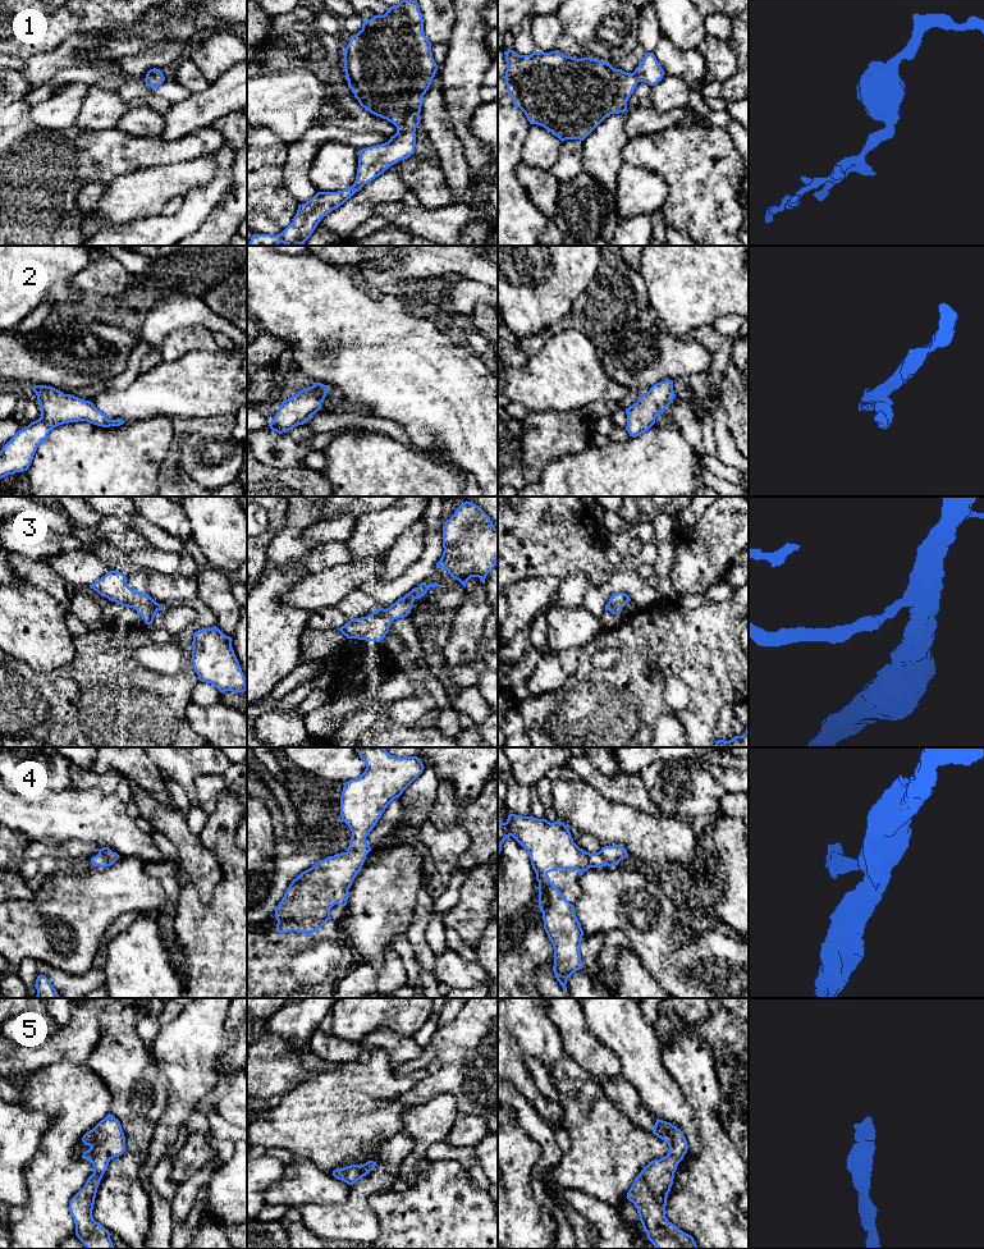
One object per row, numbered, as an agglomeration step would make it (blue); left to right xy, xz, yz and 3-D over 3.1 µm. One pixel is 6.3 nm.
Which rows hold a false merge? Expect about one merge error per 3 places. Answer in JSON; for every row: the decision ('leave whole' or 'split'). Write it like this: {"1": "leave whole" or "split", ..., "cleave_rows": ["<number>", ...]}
{"1": "leave whole", "2": "leave whole", "3": "leave whole", "4": "leave whole", "5": "leave whole", "cleave_rows": []}

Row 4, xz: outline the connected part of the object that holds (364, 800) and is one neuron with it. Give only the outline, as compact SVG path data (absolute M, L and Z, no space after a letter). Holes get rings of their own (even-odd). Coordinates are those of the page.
M356 747L356 751L365 761L366 769L358 778L344 783L340 796L340 815L352 832L351 843L345 852L317 861L292 880L275 909L278 920L275 932L279 934L293 930L310 935L330 920L330 909L335 903L347 905L348 889L360 873L366 855L371 851L366 837L388 805L399 797L425 768L417 756L395 758L384 747Z

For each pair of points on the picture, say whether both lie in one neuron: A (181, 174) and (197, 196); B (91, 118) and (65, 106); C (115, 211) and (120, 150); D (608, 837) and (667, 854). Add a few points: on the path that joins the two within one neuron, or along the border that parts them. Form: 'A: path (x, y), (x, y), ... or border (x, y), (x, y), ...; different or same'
A: border (215, 170), (206, 183), (190, 187), (182, 195); different
B: border (90, 86), (73, 124); different
C: border (146, 167), (117, 175), (105, 184); different
D: path (622, 837), (653, 840); same

